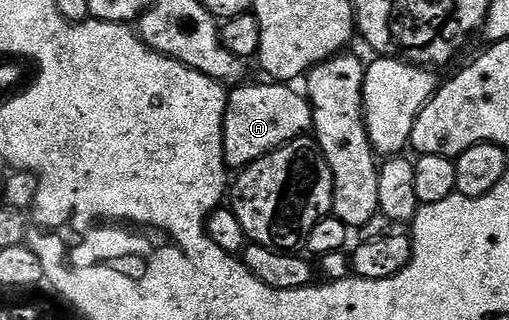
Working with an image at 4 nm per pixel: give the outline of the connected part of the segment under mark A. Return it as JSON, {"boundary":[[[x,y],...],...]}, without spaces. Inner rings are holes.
{"boundary":[[[277,81],[265,82],[247,82],[245,85],[235,86],[226,96],[222,140],[227,168],[247,167],[249,163],[255,163],[278,147],[303,138],[313,128],[312,109],[305,94],[298,92],[297,95],[293,86]]]}

